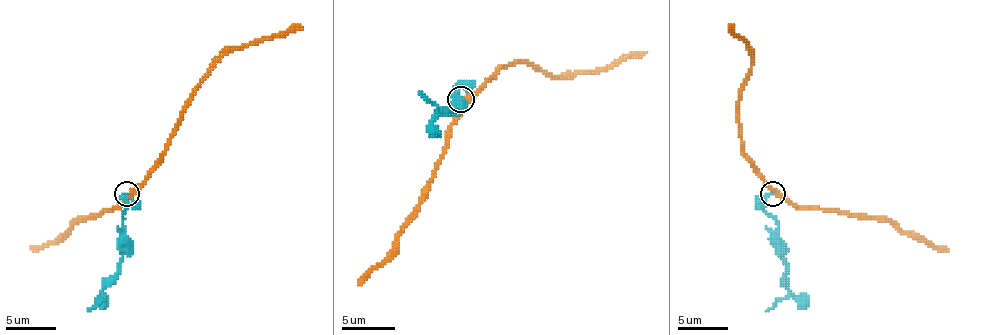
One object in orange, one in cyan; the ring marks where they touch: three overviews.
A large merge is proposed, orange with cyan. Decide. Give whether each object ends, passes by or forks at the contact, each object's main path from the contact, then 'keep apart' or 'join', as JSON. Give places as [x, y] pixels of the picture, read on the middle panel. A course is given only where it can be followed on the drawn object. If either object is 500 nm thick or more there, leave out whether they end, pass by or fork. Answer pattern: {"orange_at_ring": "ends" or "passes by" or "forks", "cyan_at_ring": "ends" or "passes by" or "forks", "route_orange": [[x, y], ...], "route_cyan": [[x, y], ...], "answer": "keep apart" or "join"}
{"orange_at_ring": "passes by", "cyan_at_ring": "ends", "route_orange": [[461, 99], [501, 65], [527, 62], [551, 76], [564, 76], [599, 70], [646, 52]], "route_cyan": [[461, 99], [456, 84], [459, 81], [456, 105], [451, 113], [435, 115], [437, 107], [419, 92]], "answer": "join"}

